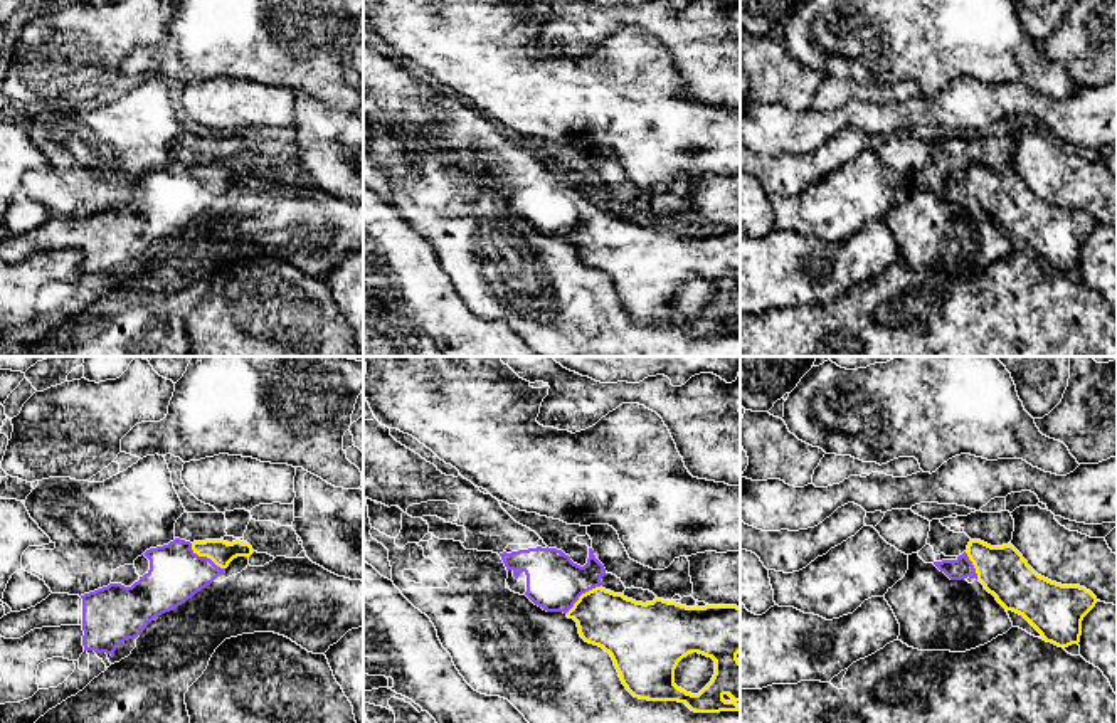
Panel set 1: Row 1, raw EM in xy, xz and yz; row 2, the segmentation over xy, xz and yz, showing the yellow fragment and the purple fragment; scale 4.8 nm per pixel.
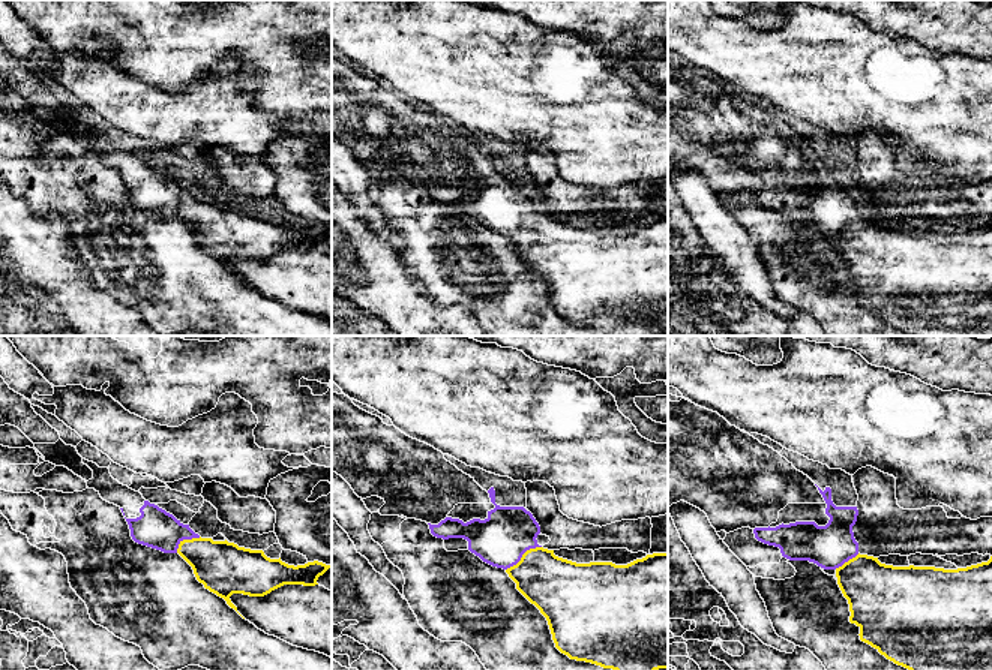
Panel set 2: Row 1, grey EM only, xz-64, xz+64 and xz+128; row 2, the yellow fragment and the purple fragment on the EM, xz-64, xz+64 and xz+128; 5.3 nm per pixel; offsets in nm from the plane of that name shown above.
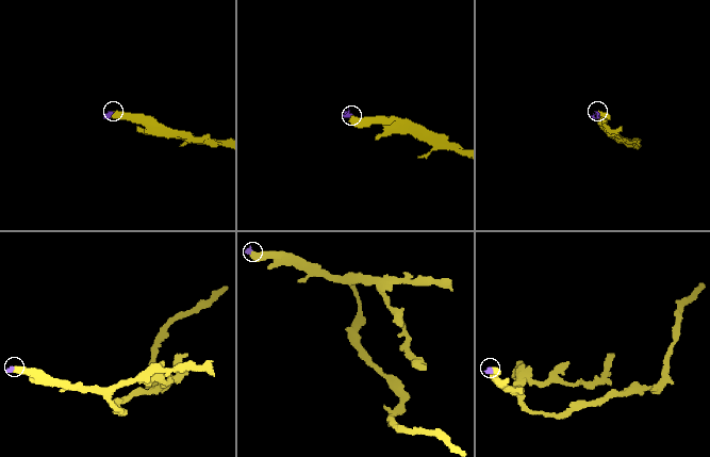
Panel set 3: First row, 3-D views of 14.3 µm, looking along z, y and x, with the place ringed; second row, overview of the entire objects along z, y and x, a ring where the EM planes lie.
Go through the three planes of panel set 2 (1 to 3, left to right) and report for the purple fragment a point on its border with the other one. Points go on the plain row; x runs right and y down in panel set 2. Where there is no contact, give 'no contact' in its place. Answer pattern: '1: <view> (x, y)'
1: xz-64 (185, 204)
2: xz+64 (523, 219)
3: xz+128 (848, 225)

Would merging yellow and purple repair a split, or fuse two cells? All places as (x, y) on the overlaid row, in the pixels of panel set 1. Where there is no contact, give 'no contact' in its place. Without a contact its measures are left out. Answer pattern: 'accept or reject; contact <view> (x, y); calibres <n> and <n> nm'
accept; contact xy (206, 555); calibres 120 and 260 nm

